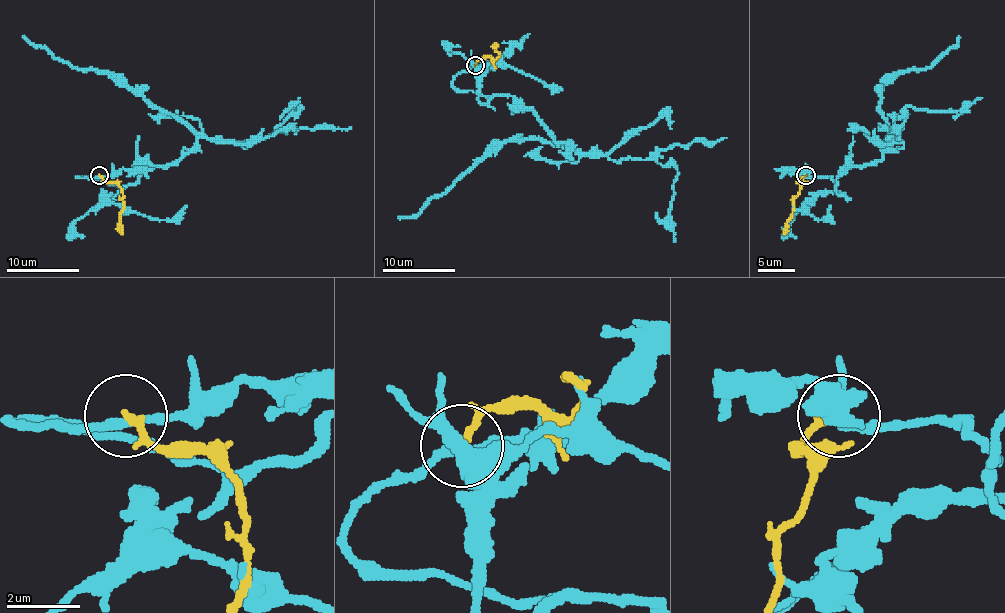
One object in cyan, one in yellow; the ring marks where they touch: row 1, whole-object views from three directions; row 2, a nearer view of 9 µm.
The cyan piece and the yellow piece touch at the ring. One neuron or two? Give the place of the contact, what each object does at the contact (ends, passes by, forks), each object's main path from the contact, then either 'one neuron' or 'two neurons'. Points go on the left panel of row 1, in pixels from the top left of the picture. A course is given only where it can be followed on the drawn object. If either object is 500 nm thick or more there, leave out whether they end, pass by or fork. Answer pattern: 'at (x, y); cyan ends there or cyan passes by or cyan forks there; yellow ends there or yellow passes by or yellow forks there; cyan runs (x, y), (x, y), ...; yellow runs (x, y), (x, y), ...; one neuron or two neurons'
at (99, 175); cyan passes by; yellow ends there; cyan runs (99, 176), (77, 178), (132, 185), (152, 167), (174, 165), (196, 136), (106, 74), (73, 68), (22, 35); yellow runs (99, 176), (106, 181), (114, 181), (121, 189), (121, 234); two neurons

